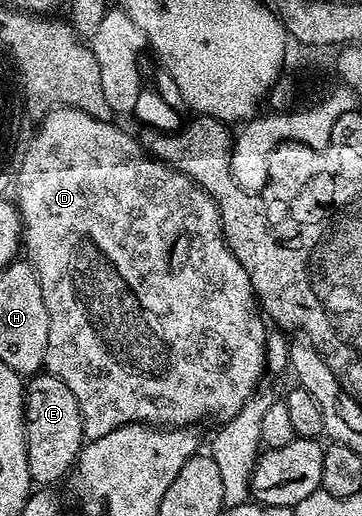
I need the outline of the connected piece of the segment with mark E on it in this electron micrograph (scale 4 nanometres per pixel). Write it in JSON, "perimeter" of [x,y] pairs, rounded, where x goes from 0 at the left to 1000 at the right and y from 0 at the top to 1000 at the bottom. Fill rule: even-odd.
{"perimeter":[[[108,721],[91,727],[66,748],[72,789],[72,874],[77,876],[77,915],[86,936],[116,946],[138,946],[185,924],[204,909],[215,880],[232,862],[227,800],[210,767],[177,736],[149,725]]]}

